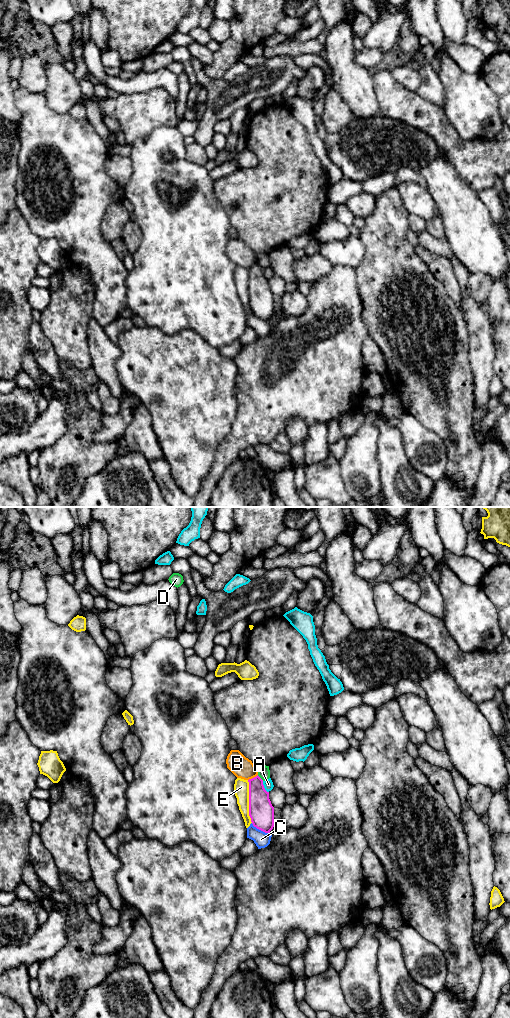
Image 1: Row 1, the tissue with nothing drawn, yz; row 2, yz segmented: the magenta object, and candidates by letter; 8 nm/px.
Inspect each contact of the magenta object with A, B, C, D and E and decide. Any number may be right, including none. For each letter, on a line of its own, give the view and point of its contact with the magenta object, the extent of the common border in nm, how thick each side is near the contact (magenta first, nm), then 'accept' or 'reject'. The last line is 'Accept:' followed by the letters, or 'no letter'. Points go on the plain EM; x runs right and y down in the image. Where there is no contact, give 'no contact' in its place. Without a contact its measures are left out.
A: yz (263, 275) | 110 nm | 200/80 nm | reject
B: yz (252, 266) | 90 nm | 190/170 nm | reject
C: yz (260, 317) | 180 nm | 200/120 nm | reject
D: yz (259, 265) | 70 nm | 190/100 nm | reject
E: yz (249, 289) | 340 nm | 200/130 nm | reject
Accept: no letter

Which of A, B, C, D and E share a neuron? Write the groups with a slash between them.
A / B / C / D / E

